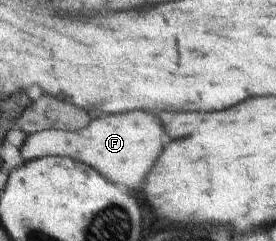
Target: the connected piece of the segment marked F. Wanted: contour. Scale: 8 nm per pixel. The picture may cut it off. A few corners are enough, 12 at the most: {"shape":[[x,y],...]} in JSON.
{"shape":[[147,112],[45,129],[20,146],[25,162],[81,161],[140,190],[167,141]]}

